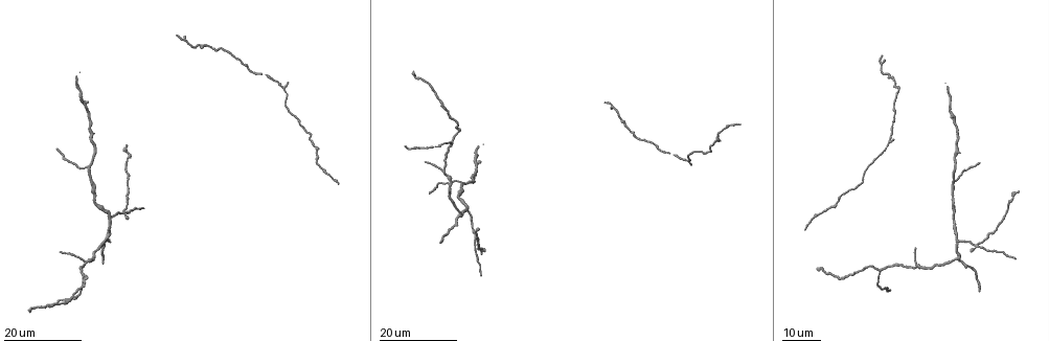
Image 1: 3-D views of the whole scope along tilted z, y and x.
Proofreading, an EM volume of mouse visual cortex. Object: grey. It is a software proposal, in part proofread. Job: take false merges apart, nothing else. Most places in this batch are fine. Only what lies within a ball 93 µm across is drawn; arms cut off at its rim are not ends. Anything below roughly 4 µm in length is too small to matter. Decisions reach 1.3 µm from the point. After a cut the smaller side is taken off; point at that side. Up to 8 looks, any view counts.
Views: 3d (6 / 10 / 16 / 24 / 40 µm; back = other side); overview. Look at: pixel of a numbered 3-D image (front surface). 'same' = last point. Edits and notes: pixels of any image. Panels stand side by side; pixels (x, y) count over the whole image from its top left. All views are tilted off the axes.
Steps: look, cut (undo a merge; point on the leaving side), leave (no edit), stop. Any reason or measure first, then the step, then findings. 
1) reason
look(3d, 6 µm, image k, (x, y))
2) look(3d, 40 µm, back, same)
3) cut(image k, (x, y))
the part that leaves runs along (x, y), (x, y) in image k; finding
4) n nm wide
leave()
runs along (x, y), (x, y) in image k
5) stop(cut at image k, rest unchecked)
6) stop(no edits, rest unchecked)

three arms meet
look(3d, 24 µm, image 1, (109, 235))

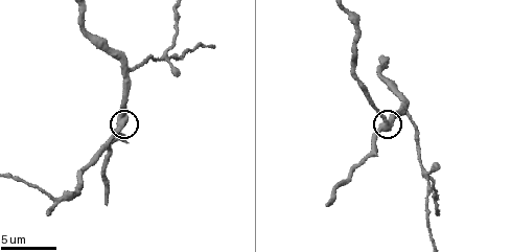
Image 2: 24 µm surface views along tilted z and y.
look(3d, 10 µm, image 2, (381, 125))

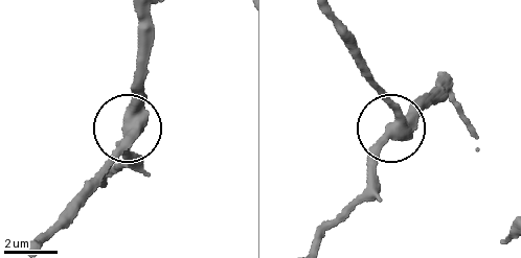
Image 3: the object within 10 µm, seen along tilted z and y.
370 nm wide
leave()
runs along (436, 77), (437, 90), (391, 132), (361, 192) in image 3; continuous, no second neuron

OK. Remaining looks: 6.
look(3d, 6 µm, image 2, (132, 70))

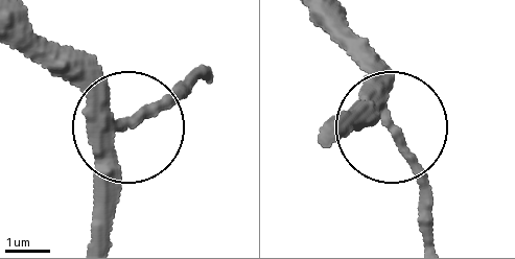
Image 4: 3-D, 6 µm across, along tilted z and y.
leave()
runs along (21, 50), (123, 130), (196, 74) in image 4; one neuron here

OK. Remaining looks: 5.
four arms meet
look(3d, 10 µm, image 2, (165, 53))

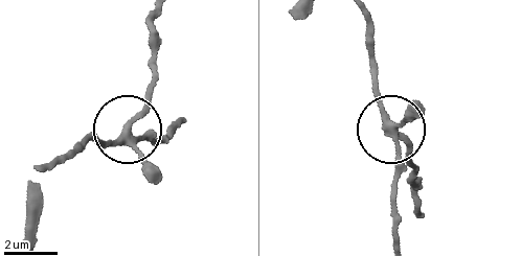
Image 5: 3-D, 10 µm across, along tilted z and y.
270 nm wide
leave()
runs along (48, 165), (89, 137), (111, 141), (149, 130), (158, 139) in image 5; continuous, no second neuron

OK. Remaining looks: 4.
branch point
look(3d, 16 µm, image 1, (86, 165))

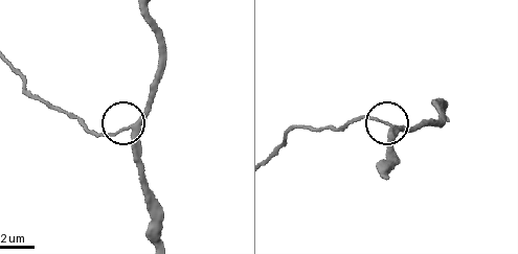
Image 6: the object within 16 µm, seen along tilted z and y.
look(3d, 6 µm, image 6, (130, 129))

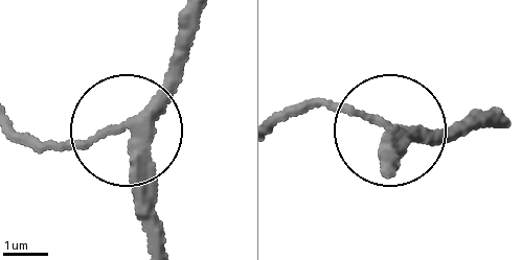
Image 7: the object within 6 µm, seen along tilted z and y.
side arm 13 µm
leave()
runs along (483, 125), (422, 141), (297, 101) in image 7; all the same neuron

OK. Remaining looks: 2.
stop(no edits, rest unchecked)

